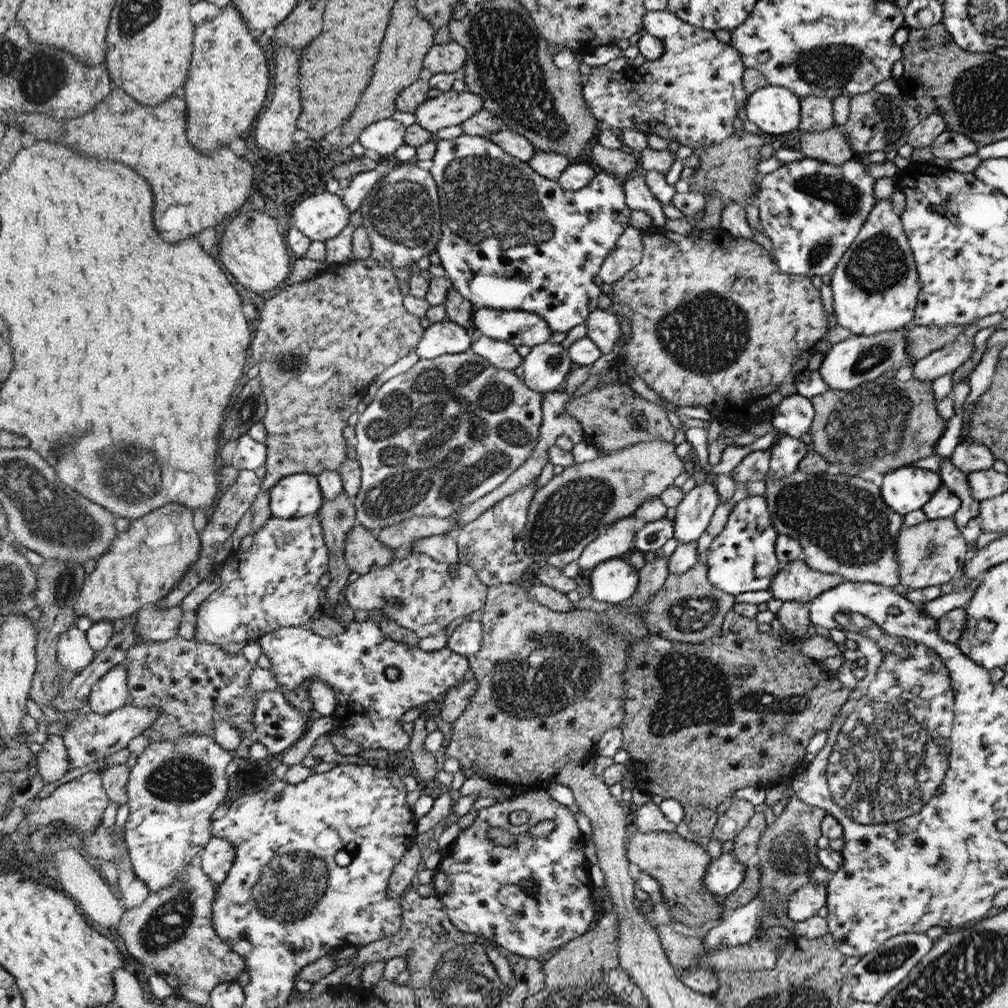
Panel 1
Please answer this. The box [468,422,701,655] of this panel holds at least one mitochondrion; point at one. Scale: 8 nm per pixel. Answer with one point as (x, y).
(573, 512)

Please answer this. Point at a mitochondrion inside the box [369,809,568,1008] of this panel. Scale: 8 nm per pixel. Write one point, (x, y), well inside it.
(470, 970)

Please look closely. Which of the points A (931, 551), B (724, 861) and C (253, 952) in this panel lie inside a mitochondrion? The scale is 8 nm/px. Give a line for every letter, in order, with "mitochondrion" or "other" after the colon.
A: mitochondrion
B: other
C: other

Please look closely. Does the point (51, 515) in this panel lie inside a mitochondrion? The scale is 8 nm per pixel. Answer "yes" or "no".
yes

